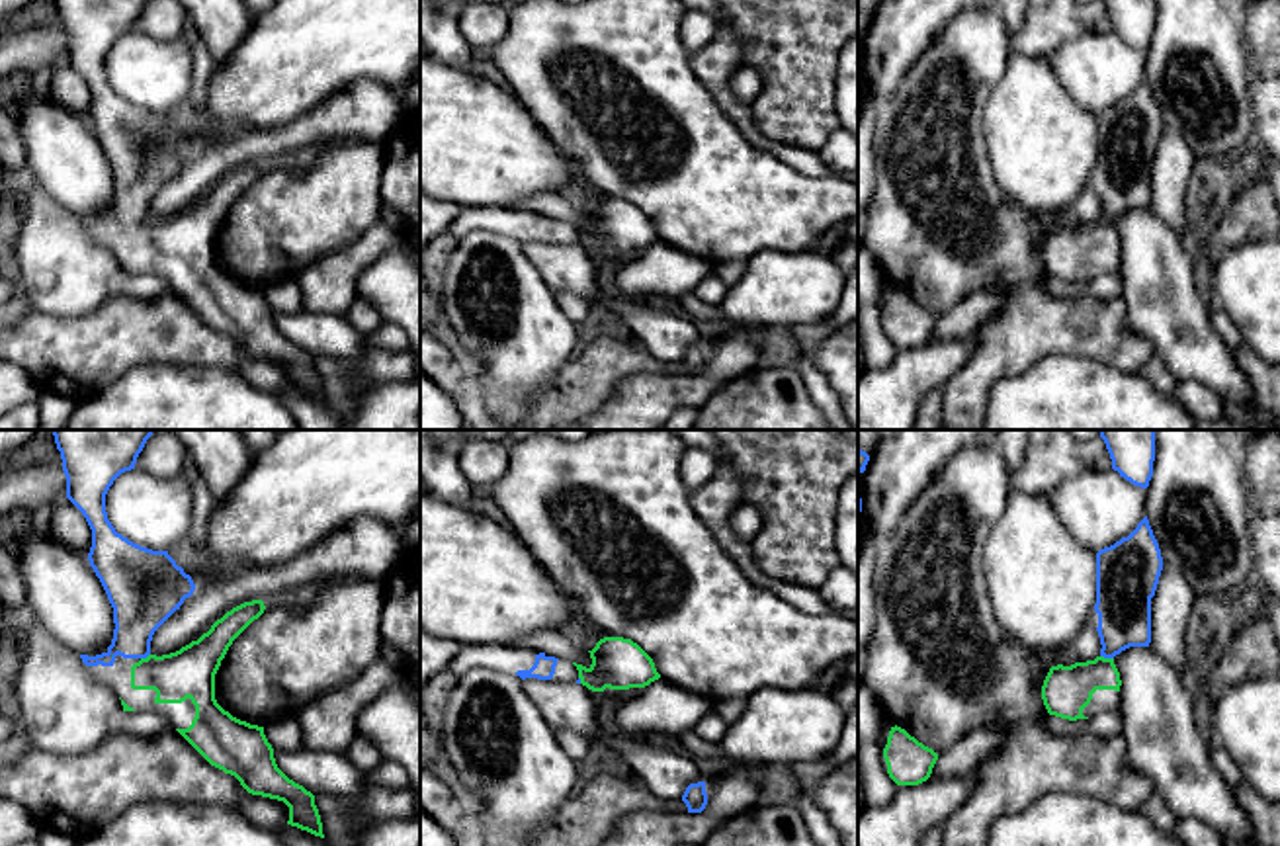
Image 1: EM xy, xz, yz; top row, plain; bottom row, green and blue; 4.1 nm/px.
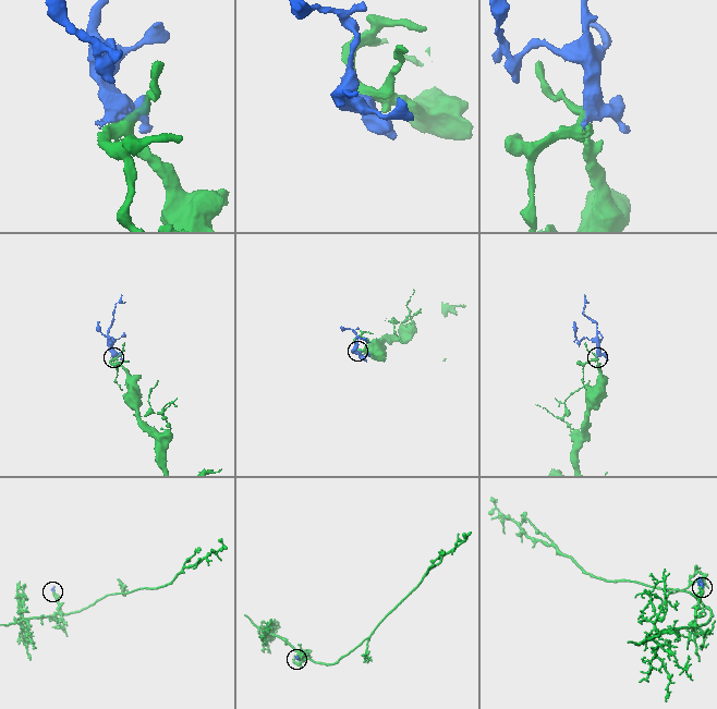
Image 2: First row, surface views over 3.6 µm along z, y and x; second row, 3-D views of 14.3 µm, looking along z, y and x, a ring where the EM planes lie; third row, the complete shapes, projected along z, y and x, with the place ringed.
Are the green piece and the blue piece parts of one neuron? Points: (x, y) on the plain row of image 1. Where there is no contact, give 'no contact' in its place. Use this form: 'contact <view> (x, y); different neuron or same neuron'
contact yz (1107, 221); same neuron

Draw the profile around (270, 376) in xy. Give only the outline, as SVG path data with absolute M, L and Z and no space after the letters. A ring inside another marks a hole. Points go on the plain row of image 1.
M246 356L240 360L236 373L258 389L277 393L289 383L289 369L283 363Z

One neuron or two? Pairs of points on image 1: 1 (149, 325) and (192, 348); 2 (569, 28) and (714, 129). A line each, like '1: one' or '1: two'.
1: one
2: one

